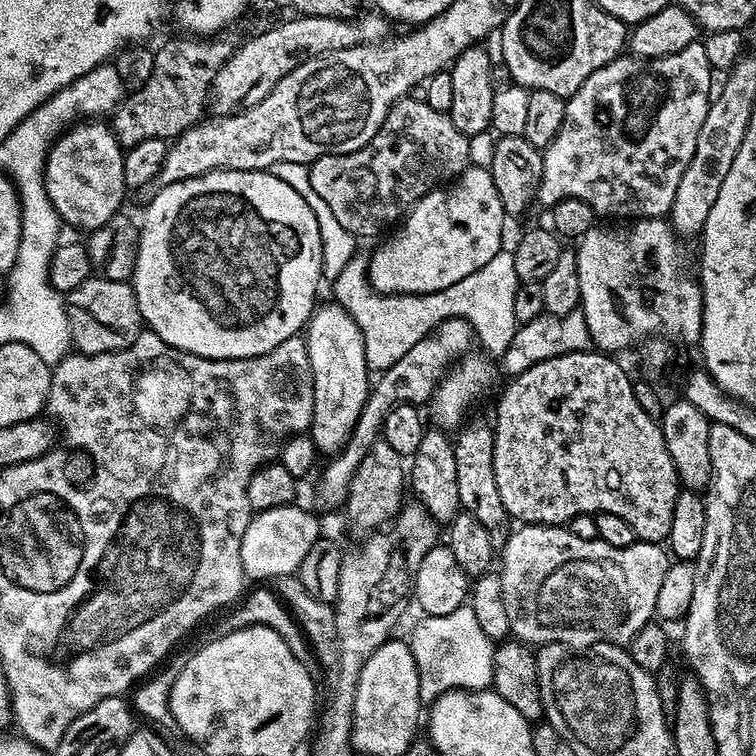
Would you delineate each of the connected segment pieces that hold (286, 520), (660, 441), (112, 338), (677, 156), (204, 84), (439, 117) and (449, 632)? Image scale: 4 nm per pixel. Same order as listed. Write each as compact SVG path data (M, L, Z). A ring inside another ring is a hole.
M295 503L257 512L242 534L242 566L245 577L256 579L256 582L272 582L278 576L291 576L299 573L302 558L306 558L310 546L321 539L320 524L316 521L315 511L307 512L296 508Z
M585 350L562 354L558 358L550 358L546 362L538 362L530 366L521 376L509 379L500 401L496 404L496 420L494 419L494 478L498 482L498 491L502 497L502 506L506 506L509 517L520 524L555 524L567 525L575 516L584 516L598 512L618 514L622 522L626 522L637 537L644 542L664 542L670 534L670 518L674 518L674 498L682 491L682 485L676 479L674 462L666 450L666 438L662 438L659 423L638 406L638 398L634 398L632 389L633 377L624 373L619 359L599 350Z
M93 278L82 282L82 286L67 293L66 307L75 351L85 352L88 356L122 350L130 346L142 331L136 292L131 283L122 280Z
M697 42L686 46L686 50L678 50L678 54L670 54L669 56L663 56L662 58L654 58L653 60L641 60L639 56L633 56L631 54L621 54L616 59L611 60L606 66L602 66L598 70L594 70L594 74L590 74L590 78L586 78L586 82L582 82L582 86L579 90L573 94L573 96L567 97L566 100L566 114L564 115L564 121L562 122L562 130L558 130L558 134L554 138L554 142L550 142L548 148L543 149L544 154L544 173L542 174L542 182L540 183L540 189L536 195L537 201L542 205L551 206L562 202L562 198L578 198L582 202L589 204L594 211L596 211L597 217L604 218L604 216L628 216L624 218L664 218L672 211L672 202L674 200L674 194L678 192L678 182L682 182L682 174L686 170L686 166L690 166L690 158L694 158L694 146L698 146L698 130L702 130L702 122L706 122L706 114L708 113L708 105L710 103L710 97L714 92L714 84L712 88L712 76L714 77L714 70L710 66L710 62L706 58L706 50L703 43Z
M228 34L181 37L155 49L154 71L148 82L137 92L128 92L111 113L110 127L121 148L133 148L138 142L146 142L146 138L171 142L187 128L200 123L205 115L212 80L230 57L232 48L228 45L232 40Z
M405 98L392 105L378 134L374 134L372 141L362 150L345 156L319 156L307 165L310 184L314 193L330 206L330 211L338 218L339 225L344 226L350 234L356 238L376 236L383 228L391 229L397 221L407 216L408 211L427 192L455 181L461 172L468 169L468 139L469 137L462 134L462 130L458 130L458 126L454 126L449 113L434 110L434 106L424 100Z
M467 606L450 610L450 614L424 616L410 637L414 662L418 666L421 701L437 700L444 692L467 690L478 692L492 688L494 642L489 638Z

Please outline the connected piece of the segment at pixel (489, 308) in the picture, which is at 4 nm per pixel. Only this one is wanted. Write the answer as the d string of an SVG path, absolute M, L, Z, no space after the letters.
M502 250L486 262L474 274L462 278L462 282L454 282L454 286L446 286L446 290L438 290L430 294L402 294L387 296L376 292L368 281L368 256L356 254L345 269L331 281L330 288L335 303L341 304L350 314L362 332L364 353L369 369L373 373L385 372L414 342L422 342L444 320L461 316L463 320L472 322L472 330L478 344L496 358L502 358L510 348L514 334L519 328L514 313L514 301L519 280L514 269L513 254L510 250Z

